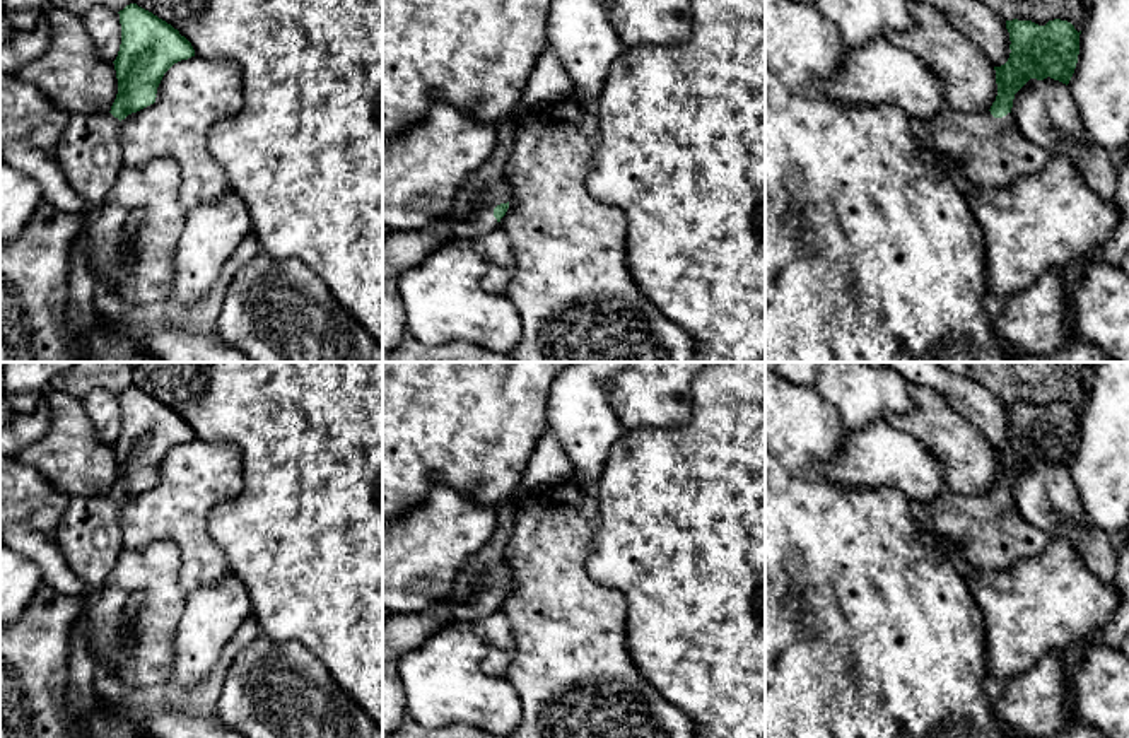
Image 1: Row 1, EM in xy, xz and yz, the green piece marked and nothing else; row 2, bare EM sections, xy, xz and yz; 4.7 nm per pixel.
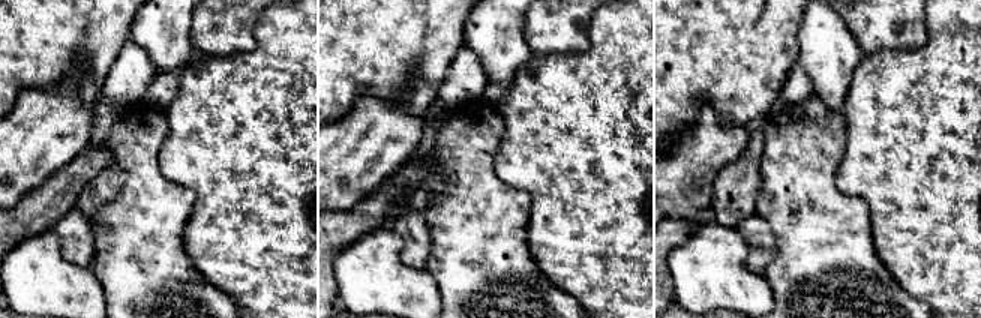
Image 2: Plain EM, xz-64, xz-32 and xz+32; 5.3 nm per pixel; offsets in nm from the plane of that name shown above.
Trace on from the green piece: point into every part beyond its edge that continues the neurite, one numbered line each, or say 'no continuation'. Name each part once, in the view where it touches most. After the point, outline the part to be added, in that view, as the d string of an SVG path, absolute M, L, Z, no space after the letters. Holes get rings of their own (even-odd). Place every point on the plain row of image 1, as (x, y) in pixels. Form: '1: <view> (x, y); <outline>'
1: xz (475, 581); M518 490L507 504L499 506L495 533L477 555L458 569L451 593L456 603L456 624L470 627L475 620L499 610L494 591L511 583L506 545L514 528L514 509L526 497L524 490Z

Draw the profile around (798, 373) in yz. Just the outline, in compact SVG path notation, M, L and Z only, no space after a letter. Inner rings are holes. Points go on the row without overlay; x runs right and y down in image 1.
M775 362L775 372L798 386L813 386L822 362Z

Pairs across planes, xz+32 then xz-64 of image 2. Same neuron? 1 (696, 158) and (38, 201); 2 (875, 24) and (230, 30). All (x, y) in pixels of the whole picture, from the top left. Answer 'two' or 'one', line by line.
1: two
2: one

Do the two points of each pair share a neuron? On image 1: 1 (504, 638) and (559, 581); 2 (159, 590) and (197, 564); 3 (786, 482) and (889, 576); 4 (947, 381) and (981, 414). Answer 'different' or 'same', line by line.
1: different
2: different
3: same
4: same

